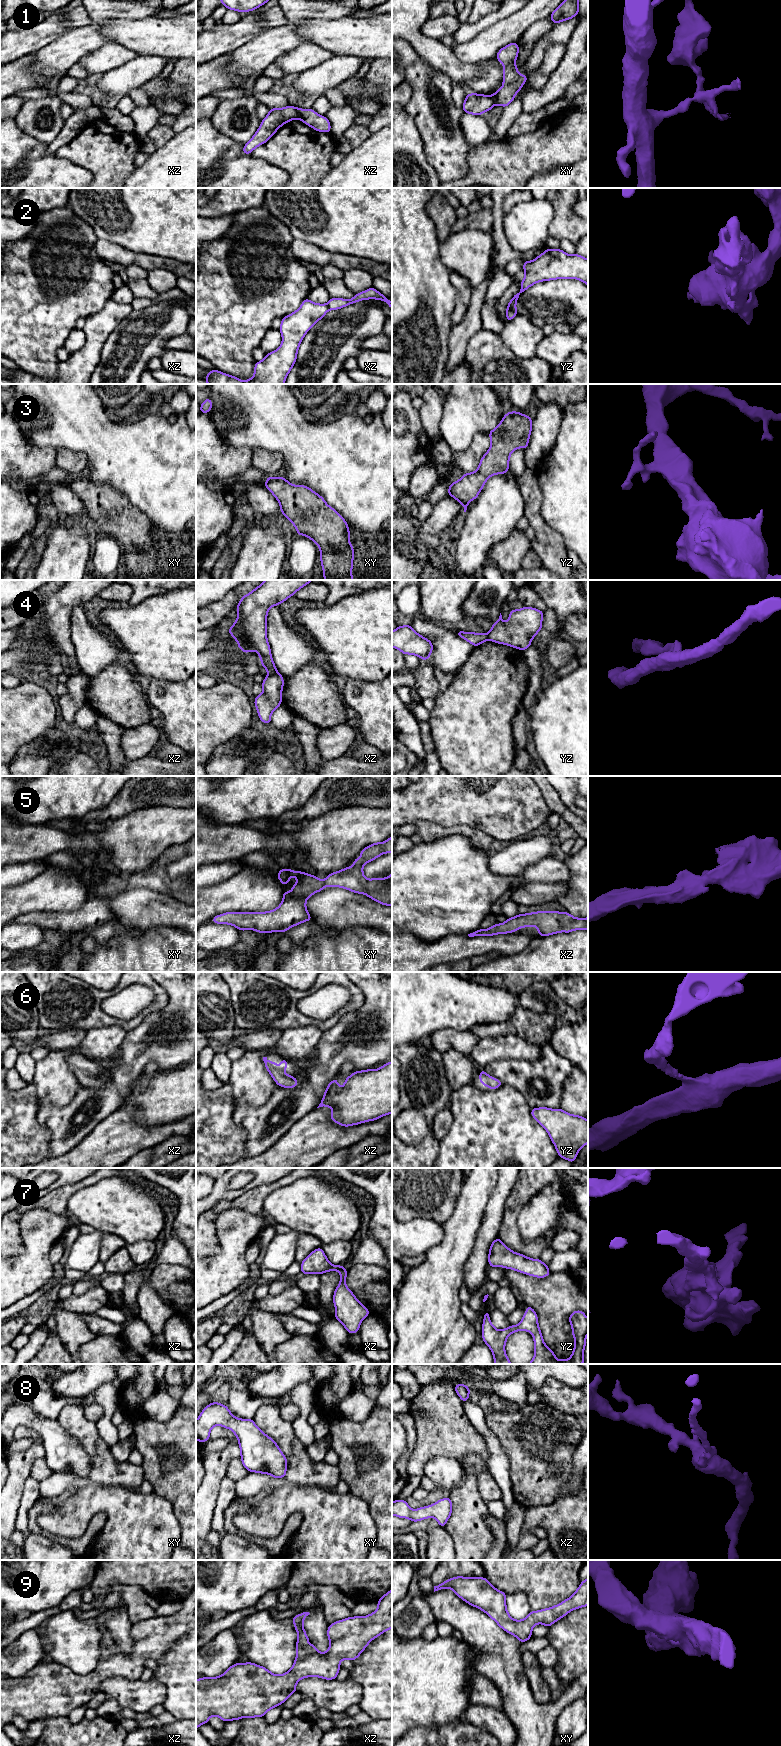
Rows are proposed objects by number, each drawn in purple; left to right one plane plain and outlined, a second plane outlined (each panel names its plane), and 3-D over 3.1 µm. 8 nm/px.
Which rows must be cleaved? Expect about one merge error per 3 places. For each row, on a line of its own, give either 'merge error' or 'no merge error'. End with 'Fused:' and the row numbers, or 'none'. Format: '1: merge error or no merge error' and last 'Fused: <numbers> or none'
1: merge error
2: merge error
3: no merge error
4: merge error
5: no merge error
6: no merge error
7: no merge error
8: no merge error
9: no merge error
Fused: 1, 2, 4

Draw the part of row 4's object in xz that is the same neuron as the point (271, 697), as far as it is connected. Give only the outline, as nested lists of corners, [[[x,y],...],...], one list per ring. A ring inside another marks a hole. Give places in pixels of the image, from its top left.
[[[279,673],[264,678],[263,692],[254,700],[258,716],[263,723],[271,723],[271,714],[282,703],[283,686],[283,676]]]

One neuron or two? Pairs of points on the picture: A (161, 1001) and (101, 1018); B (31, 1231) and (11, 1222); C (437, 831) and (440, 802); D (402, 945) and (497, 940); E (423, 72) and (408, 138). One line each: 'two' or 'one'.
A: one
B: two
C: two
D: one
E: two

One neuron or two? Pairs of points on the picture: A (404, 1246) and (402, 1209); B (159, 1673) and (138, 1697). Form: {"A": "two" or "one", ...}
{"A": "two", "B": "two"}

